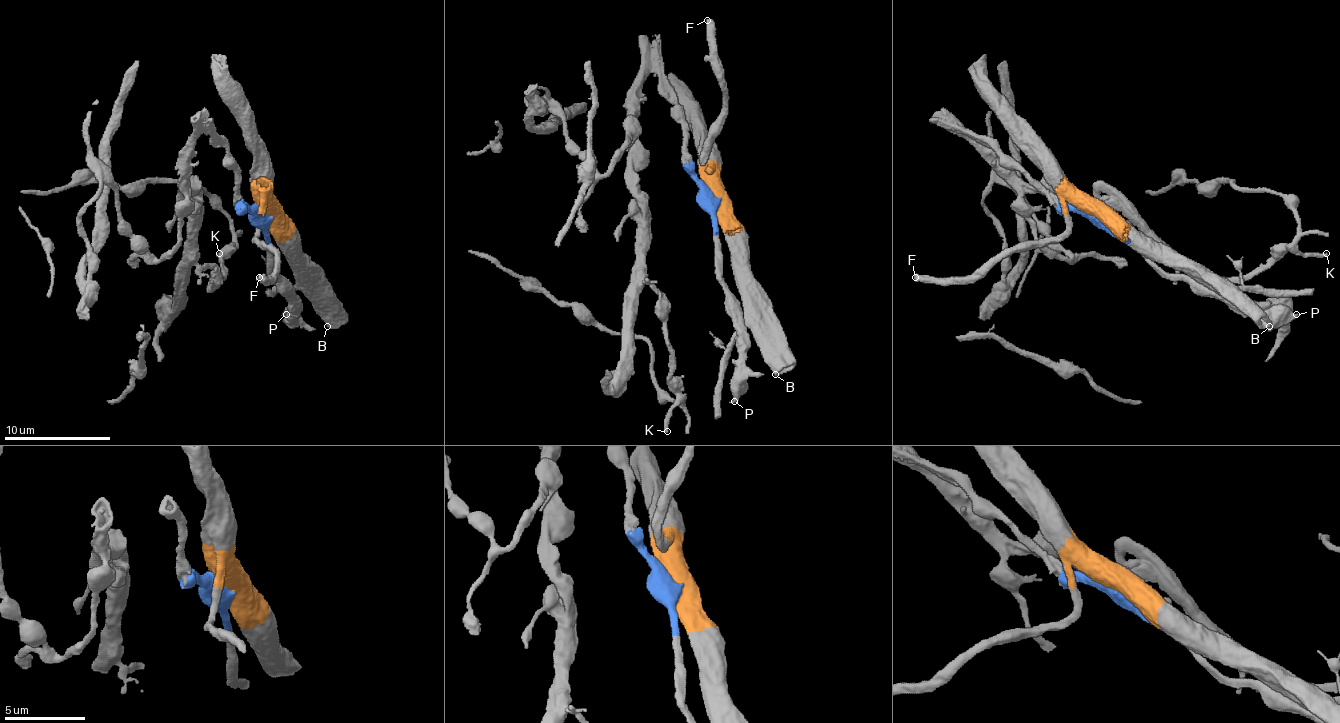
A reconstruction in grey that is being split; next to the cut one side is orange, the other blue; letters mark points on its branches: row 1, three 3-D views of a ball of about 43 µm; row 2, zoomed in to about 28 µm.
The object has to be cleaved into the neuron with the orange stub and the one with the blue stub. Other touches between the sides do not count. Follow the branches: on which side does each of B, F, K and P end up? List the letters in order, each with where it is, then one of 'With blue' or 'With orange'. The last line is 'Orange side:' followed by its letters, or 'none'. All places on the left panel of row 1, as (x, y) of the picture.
B: Place: (327, 326). With orange
F: Place: (259, 277). With orange
K: Place: (219, 253). With blue
P: Place: (286, 314). With blue
Orange side: B, F

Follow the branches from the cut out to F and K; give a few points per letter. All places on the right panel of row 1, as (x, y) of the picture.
F: (1094, 212), (1067, 202), (1067, 228), (1057, 239), (1025, 241), (961, 279), (915, 276)
K: (1094, 212), (1049, 196), (966, 132), (1025, 183), (1118, 207), (1192, 271), (1240, 279), (1288, 249), (1326, 252)

